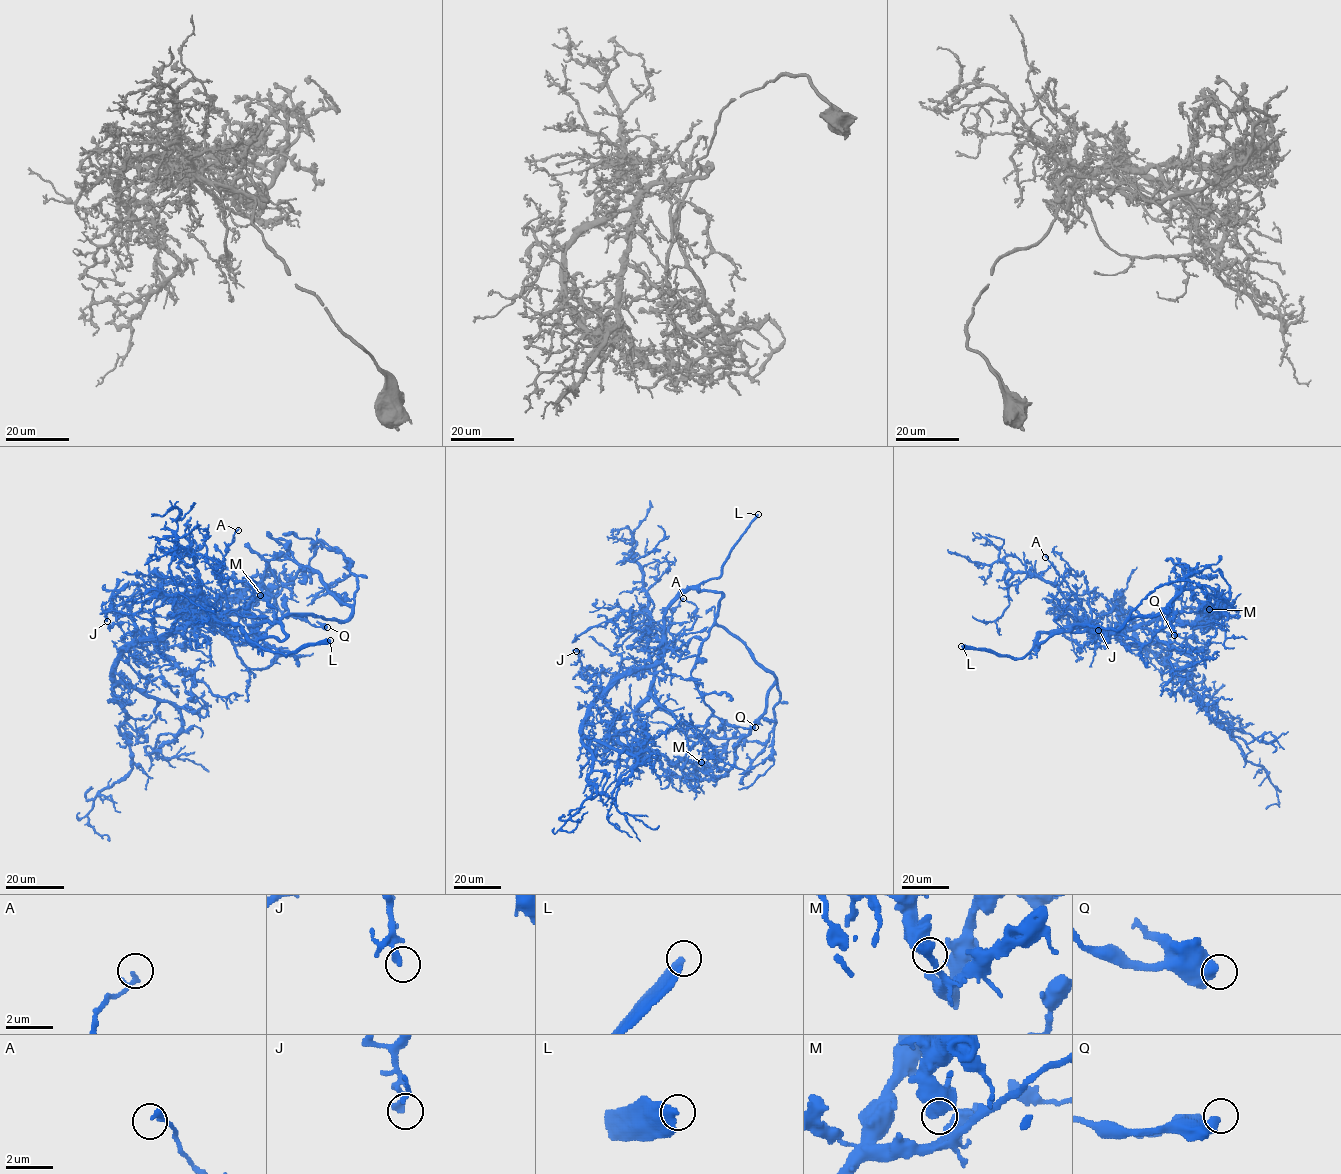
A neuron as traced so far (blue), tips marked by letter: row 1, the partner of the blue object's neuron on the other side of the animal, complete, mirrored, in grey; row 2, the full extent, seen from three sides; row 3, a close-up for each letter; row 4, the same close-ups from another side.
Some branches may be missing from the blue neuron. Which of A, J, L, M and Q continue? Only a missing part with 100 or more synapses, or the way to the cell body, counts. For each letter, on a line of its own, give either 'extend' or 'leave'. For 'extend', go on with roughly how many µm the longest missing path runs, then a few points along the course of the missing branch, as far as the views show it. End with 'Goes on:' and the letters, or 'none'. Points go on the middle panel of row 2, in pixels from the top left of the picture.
A: leave
J: leave
L: extend; about 25 µm are missing; missing branch runs (758, 514), (782, 492), (783, 483)
M: leave
Q: leave
Goes on: L

